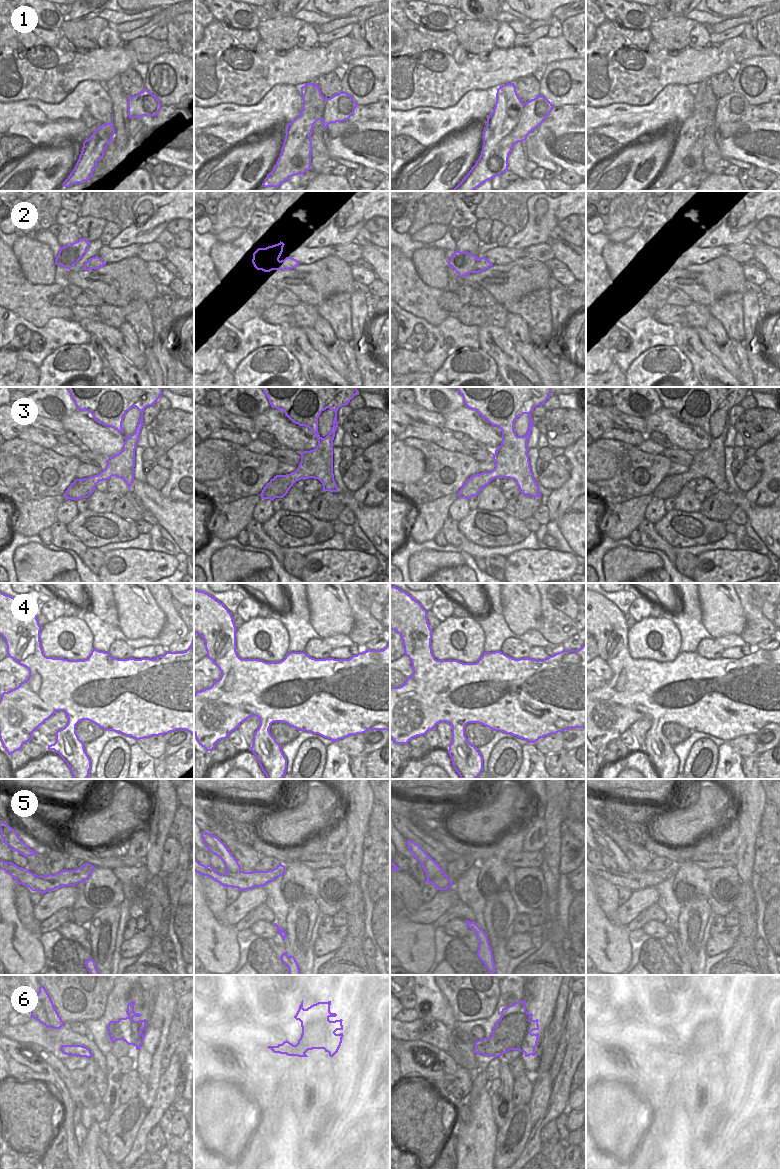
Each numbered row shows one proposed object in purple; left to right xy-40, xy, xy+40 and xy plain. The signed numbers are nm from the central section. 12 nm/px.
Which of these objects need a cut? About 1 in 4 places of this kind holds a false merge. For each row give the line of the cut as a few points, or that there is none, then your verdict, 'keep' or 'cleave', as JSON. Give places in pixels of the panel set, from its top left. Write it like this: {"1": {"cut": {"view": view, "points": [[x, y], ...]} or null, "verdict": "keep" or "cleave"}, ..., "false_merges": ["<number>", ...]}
{"1": {"cut": {"view": "xy+40", "points": [[525, 103], [518, 124], [488, 155], [481, 161], [477, 160]]}, "verdict": "cleave"}, "2": {"cut": {"view": "xy+40", "points": [[478, 259], [472, 272]]}, "verdict": "cleave"}, "3": {"cut": null, "verdict": "keep"}, "4": {"cut": null, "verdict": "keep"}, "5": {"cut": {"view": "xy", "points": [[227, 870], [233, 873], [240, 871]]}, "verdict": "cleave"}, "6": {"cut": null, "verdict": "keep"}, "false_merges": ["1", "2", "5"]}

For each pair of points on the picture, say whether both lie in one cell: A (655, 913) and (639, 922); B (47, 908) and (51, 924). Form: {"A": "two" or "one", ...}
{"A": "one", "B": "two"}

